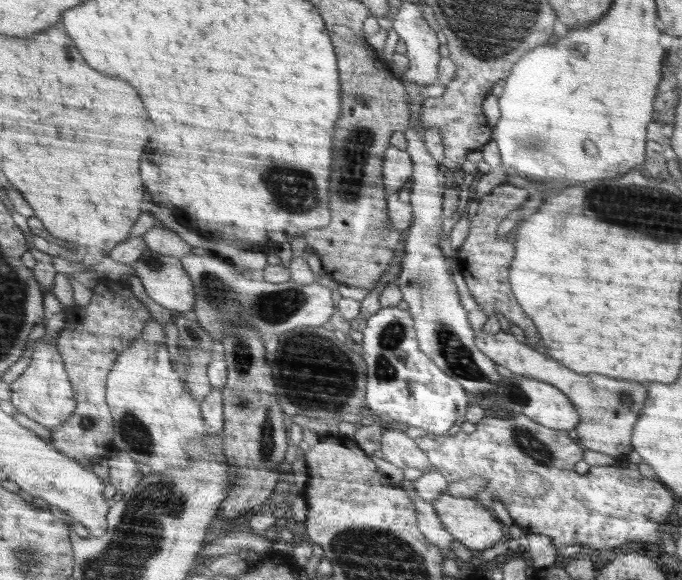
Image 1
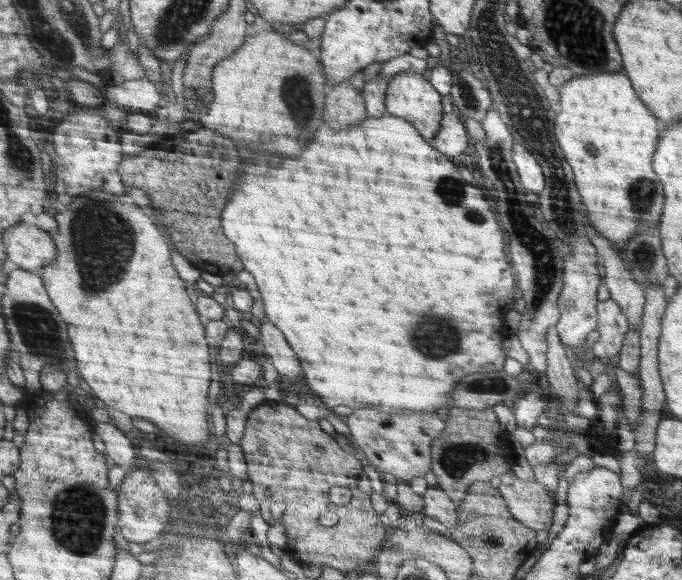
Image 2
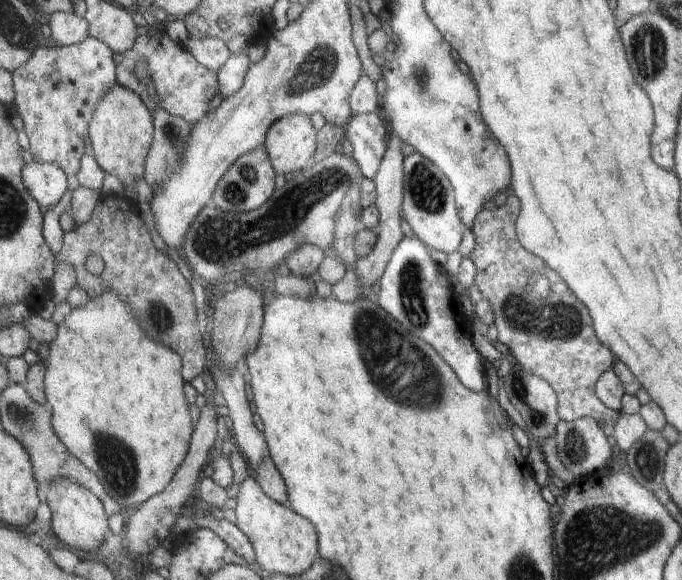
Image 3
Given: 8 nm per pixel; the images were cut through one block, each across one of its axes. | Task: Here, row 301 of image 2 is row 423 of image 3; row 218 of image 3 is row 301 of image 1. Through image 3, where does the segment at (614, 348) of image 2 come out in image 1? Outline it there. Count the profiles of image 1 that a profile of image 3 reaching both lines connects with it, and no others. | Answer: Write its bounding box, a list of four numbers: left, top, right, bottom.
[456,184,540,344]

